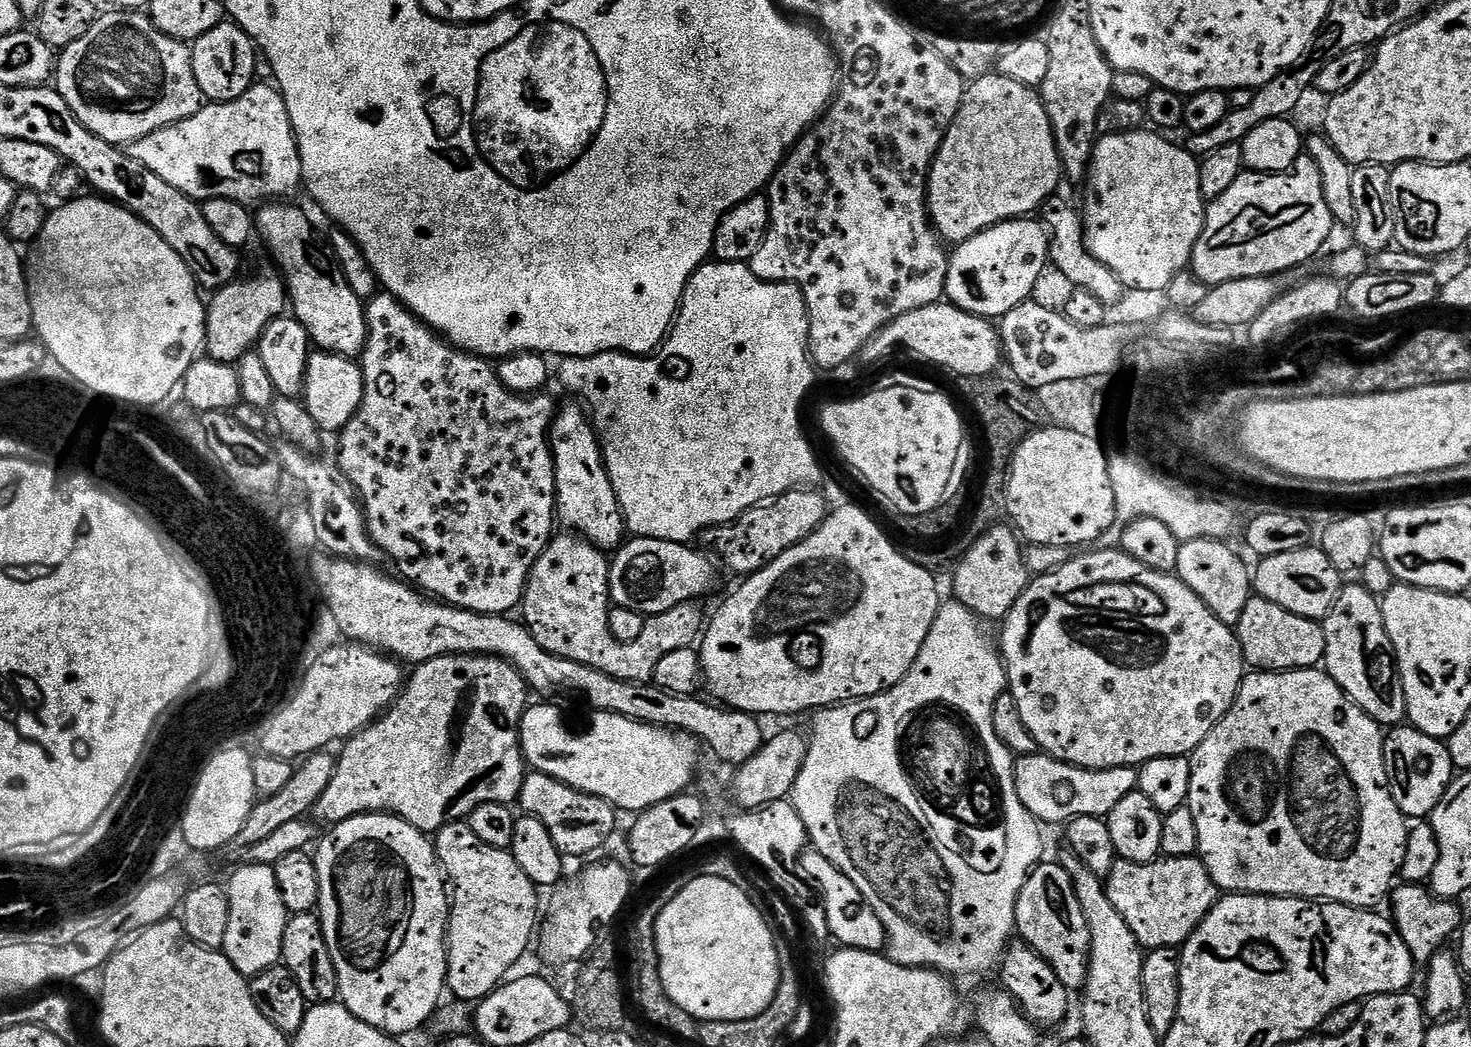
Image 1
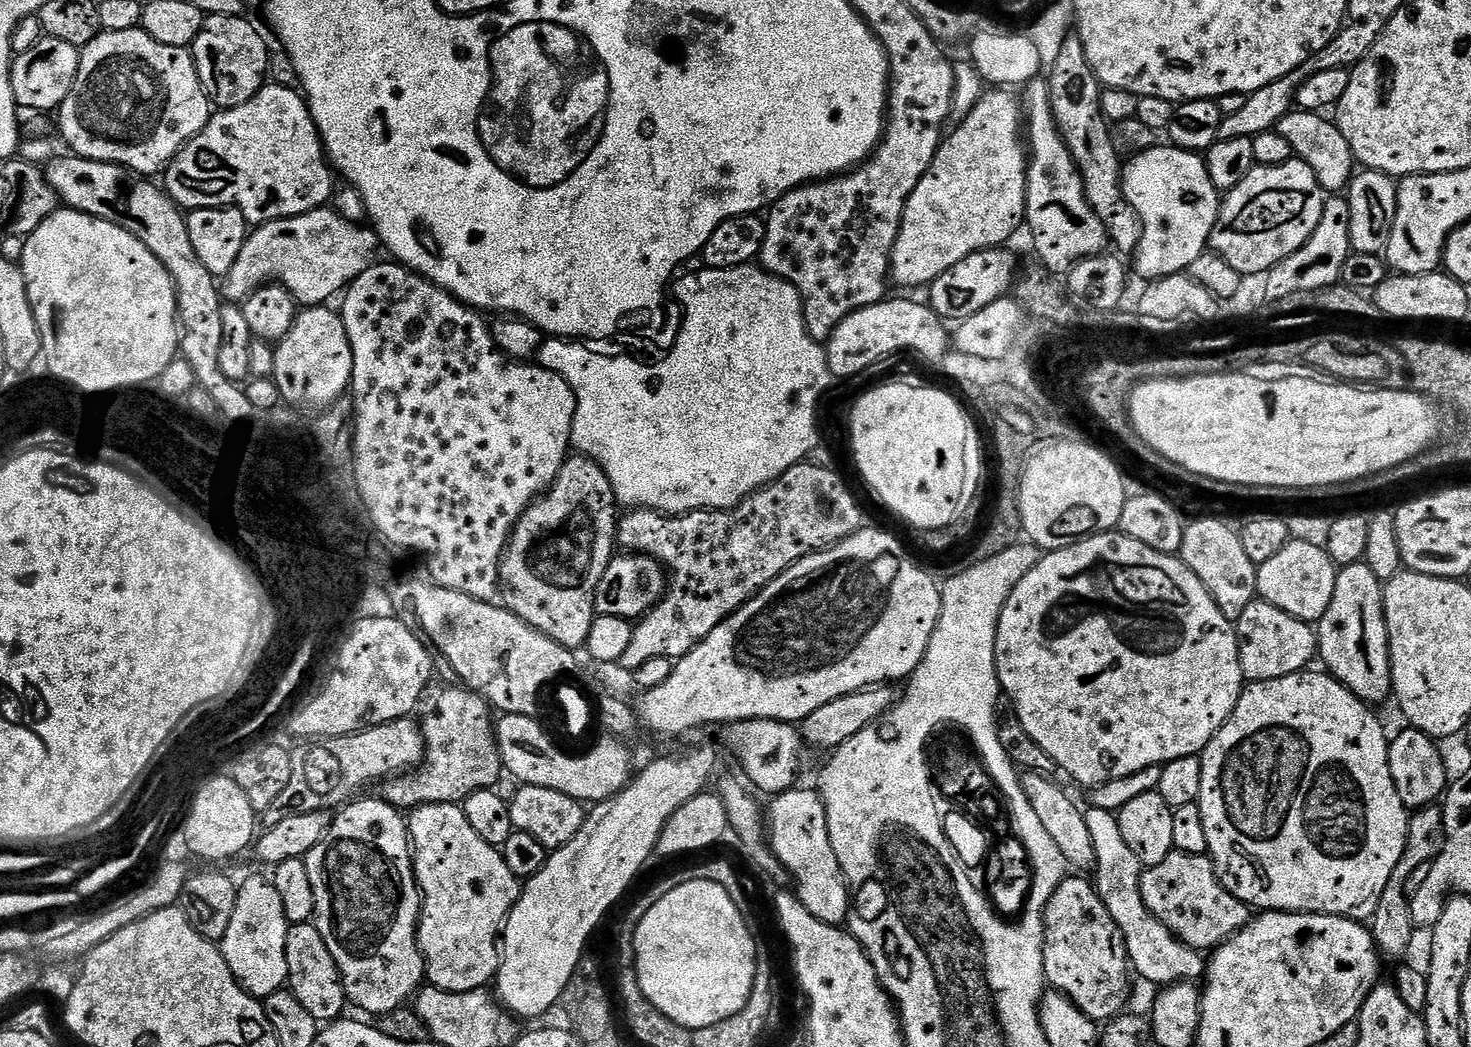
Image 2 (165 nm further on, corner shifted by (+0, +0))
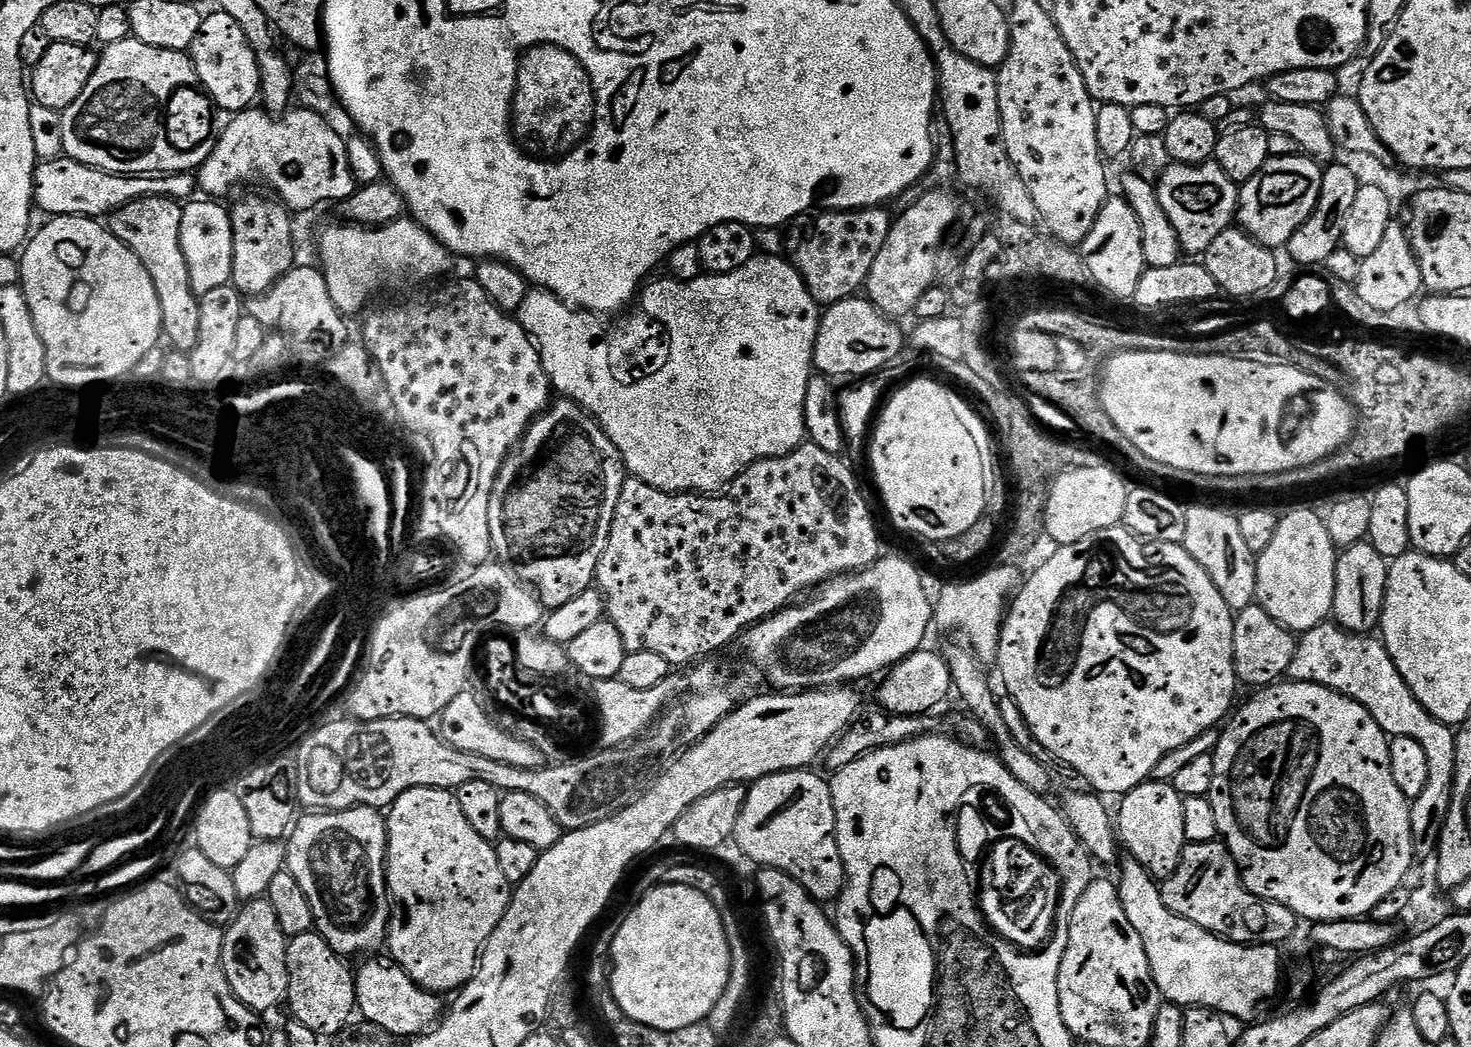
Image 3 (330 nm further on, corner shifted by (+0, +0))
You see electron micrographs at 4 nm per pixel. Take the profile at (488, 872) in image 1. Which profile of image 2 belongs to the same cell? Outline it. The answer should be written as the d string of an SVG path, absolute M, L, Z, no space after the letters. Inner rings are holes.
M424 804L420 808L411 809L406 820L410 843L414 853L414 867L416 869L416 884L420 888L420 926L418 929L418 939L420 942L420 952L424 956L424 970L426 980L431 987L440 988L444 992L473 992L479 988L491 985L496 979L496 973L500 971L502 959L502 948L498 941L502 936L504 921L512 913L512 907L518 902L522 891L521 881L506 866L504 853L499 847L486 838L482 838L474 831L474 826L466 822L466 814L460 804Z

